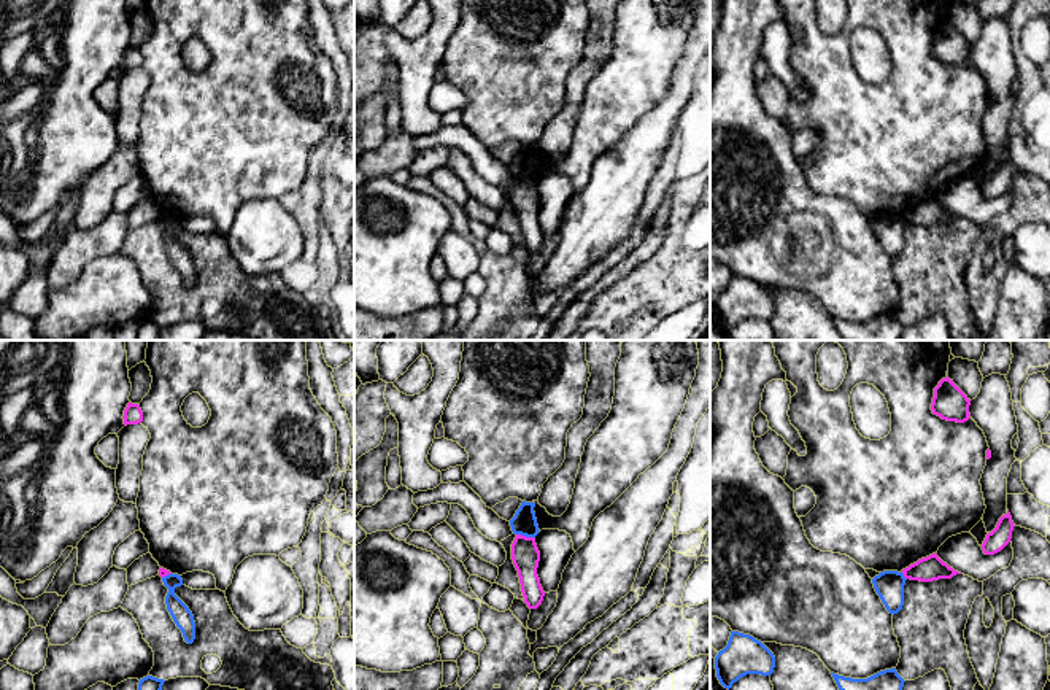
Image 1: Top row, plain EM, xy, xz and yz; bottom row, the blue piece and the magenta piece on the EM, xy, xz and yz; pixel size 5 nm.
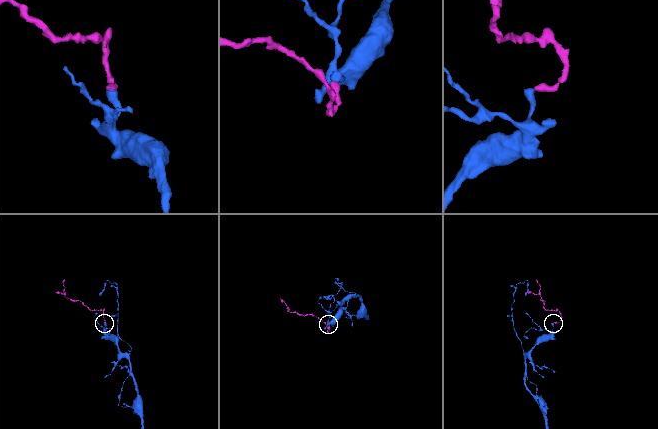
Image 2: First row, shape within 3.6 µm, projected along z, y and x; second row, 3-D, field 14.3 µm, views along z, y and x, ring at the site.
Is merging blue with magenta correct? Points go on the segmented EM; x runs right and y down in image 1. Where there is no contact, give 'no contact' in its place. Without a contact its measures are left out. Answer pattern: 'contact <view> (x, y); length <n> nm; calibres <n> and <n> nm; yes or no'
contact xz (524, 534); length 90 nm; calibres 120 and 140 nm; no

